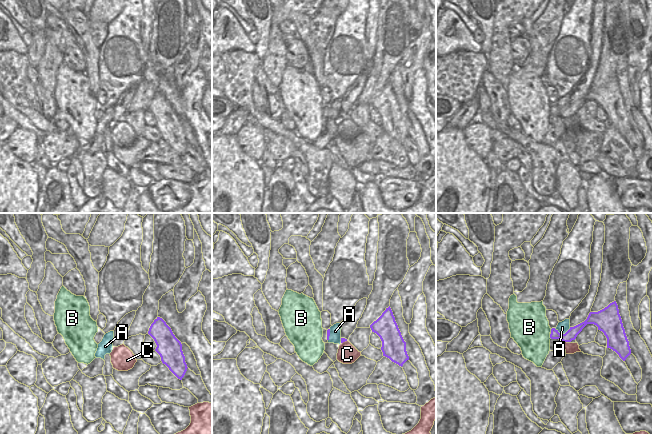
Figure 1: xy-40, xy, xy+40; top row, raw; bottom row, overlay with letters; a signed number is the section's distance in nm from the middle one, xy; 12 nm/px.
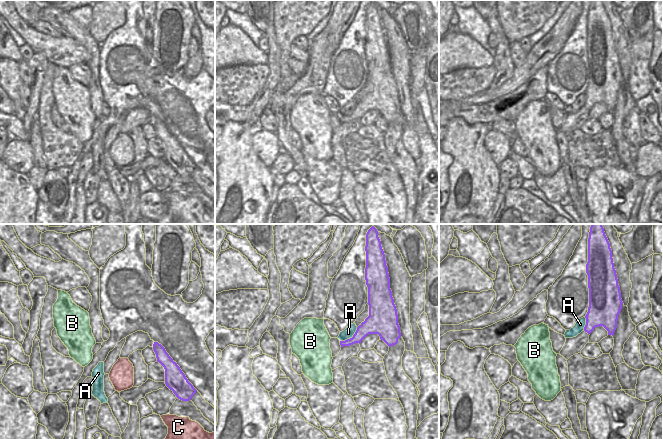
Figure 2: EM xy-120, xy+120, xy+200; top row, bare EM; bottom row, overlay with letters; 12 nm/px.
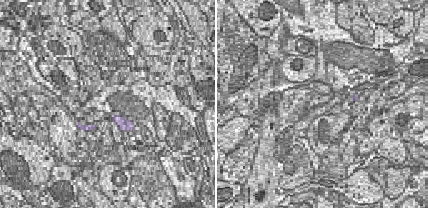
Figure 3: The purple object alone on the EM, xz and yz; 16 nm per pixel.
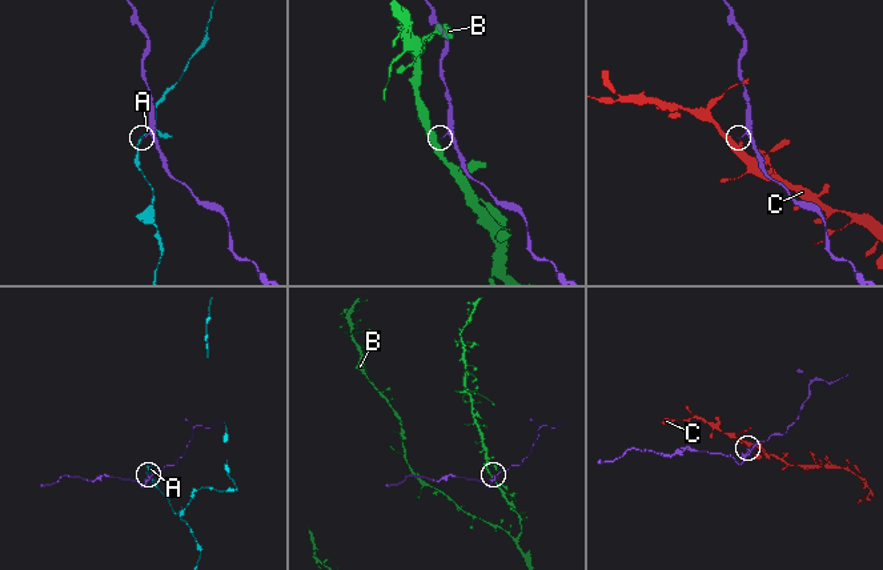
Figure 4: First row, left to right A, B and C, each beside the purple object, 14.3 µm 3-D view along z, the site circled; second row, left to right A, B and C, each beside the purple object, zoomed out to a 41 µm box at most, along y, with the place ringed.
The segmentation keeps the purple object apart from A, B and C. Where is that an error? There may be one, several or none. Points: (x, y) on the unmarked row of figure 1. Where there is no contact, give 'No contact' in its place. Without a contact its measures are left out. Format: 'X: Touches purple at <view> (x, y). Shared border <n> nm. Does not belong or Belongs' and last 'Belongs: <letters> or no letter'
A: Touches purple at xy+40 (562, 110). Shared border 200 nm. Does not belong
B: Touches purple at xy+40 (550, 112). Shared border 70 nm. Does not belong
C: Touches purple at xy+40 (565, 117). Shared border 40 nm. Does not belong
Belongs: no letter.

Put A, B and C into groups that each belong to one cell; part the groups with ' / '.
A / B / C

